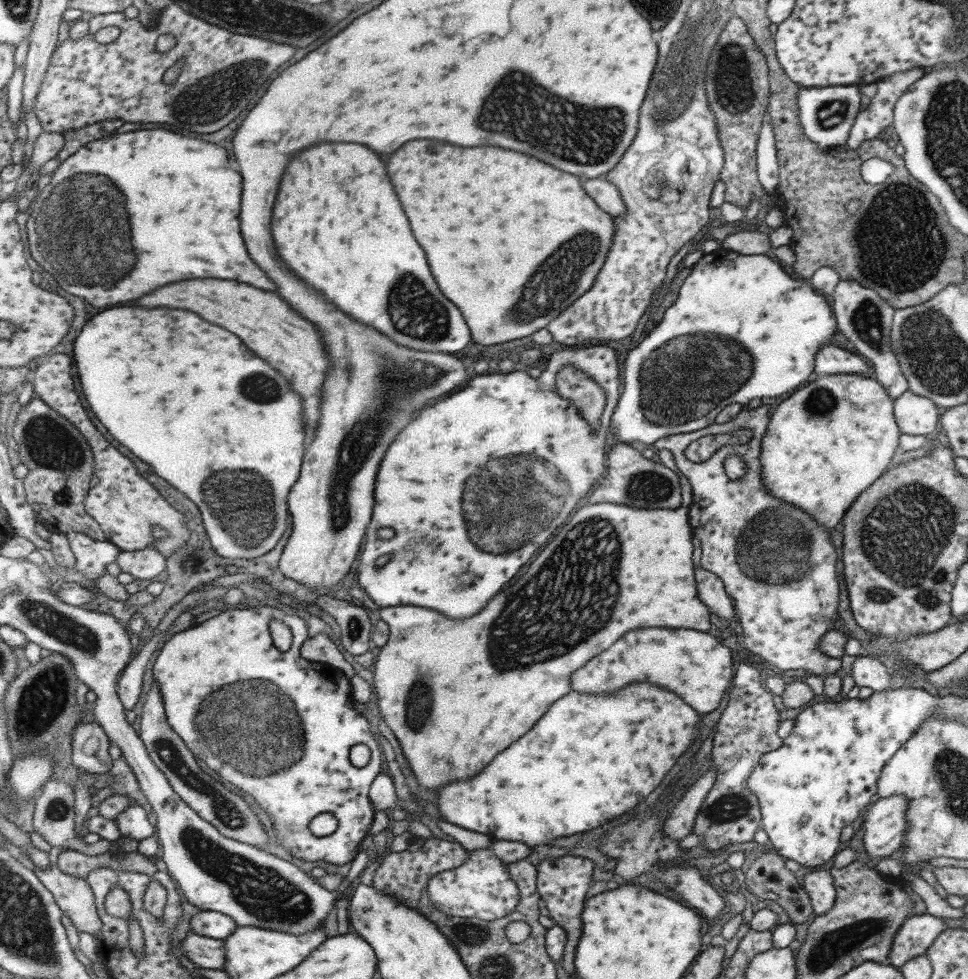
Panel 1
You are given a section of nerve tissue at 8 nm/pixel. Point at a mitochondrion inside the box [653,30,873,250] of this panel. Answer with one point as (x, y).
(829, 114)

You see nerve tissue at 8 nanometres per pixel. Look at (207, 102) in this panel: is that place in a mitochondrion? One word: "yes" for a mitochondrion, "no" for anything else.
yes

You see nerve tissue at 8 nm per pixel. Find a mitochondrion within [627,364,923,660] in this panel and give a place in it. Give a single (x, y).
(773, 549)

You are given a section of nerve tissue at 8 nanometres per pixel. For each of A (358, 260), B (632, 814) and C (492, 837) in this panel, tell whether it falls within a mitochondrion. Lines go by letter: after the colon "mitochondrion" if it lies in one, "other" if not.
A: other
B: other
C: other

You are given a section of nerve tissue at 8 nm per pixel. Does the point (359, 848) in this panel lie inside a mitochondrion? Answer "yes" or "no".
no

